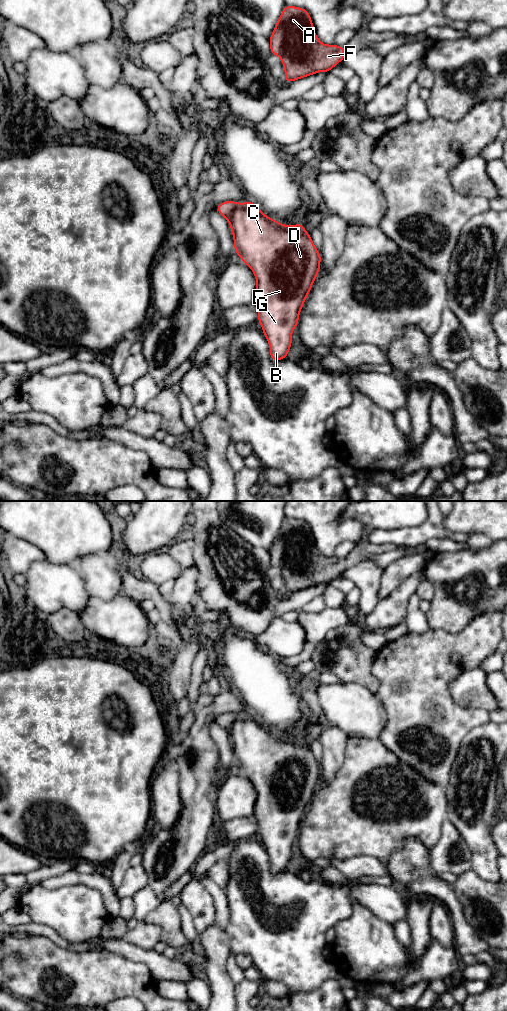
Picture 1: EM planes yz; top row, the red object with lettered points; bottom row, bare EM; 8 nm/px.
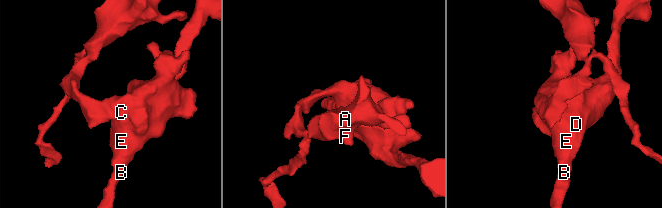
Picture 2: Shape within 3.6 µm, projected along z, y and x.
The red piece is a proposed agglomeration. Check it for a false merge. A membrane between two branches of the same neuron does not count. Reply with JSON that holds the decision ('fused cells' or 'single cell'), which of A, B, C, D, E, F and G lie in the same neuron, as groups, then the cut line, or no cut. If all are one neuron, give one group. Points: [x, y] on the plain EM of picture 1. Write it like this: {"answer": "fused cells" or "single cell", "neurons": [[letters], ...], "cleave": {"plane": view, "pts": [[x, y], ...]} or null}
{"answer": "fused cells", "neurons": [["A", "F"], ["B", "C", "D", "E", "G"]], "cleave": {"plane": "yz", "pts": [[240, 716], [233, 723], [228, 733]]}}

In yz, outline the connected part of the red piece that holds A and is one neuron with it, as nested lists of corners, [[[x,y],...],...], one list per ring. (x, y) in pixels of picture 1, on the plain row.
[[[285,517],[274,543],[270,548],[272,567],[281,570],[285,583],[285,594],[305,590],[318,584],[330,584],[339,574],[343,573],[345,560],[336,556],[325,557],[316,548],[309,524],[304,520]]]

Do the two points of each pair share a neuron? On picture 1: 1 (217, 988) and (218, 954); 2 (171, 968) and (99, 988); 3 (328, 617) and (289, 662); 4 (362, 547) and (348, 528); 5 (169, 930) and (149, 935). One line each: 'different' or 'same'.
1: same
2: different
3: same
4: different
5: different

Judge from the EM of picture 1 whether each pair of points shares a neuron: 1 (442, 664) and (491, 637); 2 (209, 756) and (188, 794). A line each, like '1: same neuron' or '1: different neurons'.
1: same neuron
2: same neuron

